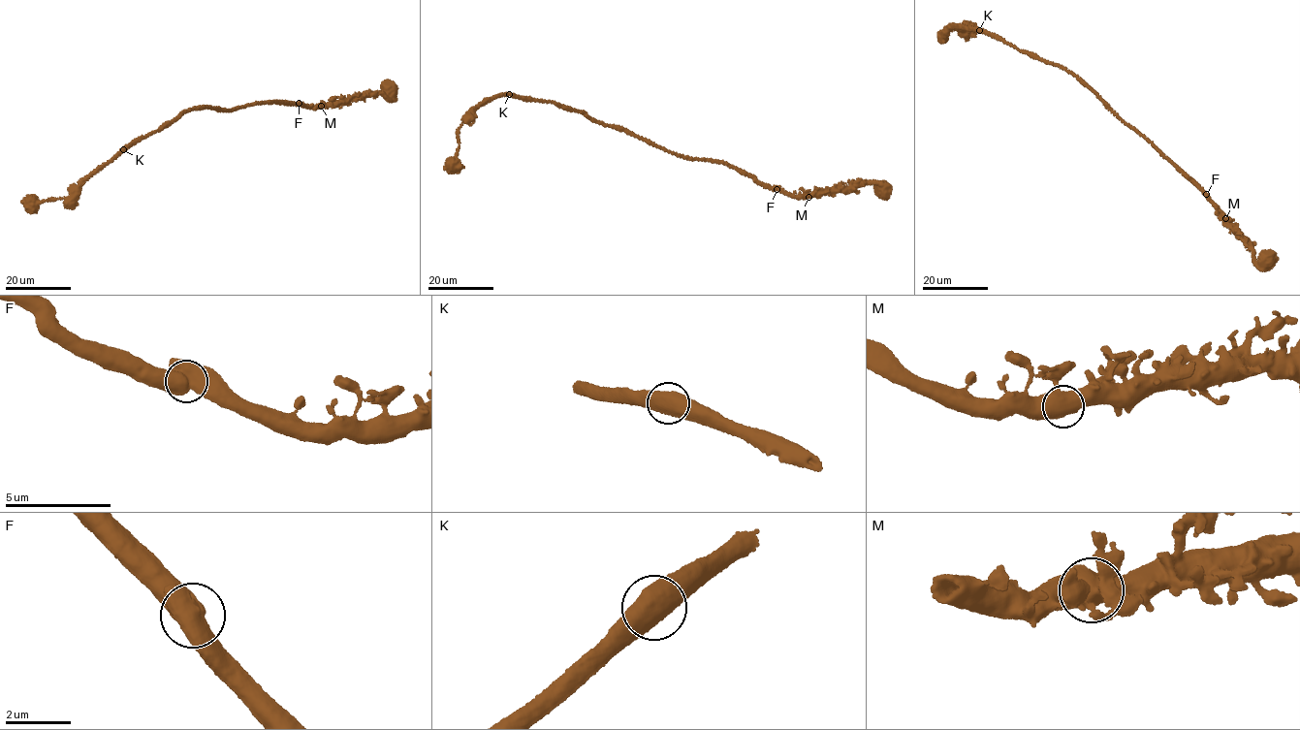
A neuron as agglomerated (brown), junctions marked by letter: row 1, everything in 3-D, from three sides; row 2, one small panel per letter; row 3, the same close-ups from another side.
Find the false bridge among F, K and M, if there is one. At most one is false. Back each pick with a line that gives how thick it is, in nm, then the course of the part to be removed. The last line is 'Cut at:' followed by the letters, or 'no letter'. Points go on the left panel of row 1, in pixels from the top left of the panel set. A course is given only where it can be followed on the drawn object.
Cut at: no letter

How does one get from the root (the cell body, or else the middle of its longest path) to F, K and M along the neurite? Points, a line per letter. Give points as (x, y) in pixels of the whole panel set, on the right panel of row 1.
F: (1266, 261), (1268, 262), (1265, 264), (1256, 264), (1252, 250), (1206, 195)
K: (1266, 261), (1268, 262), (1265, 264), (1256, 264), (1252, 250), (1199, 187), (1073, 75), (979, 30)
M: (1266, 261), (1268, 262), (1265, 264), (1256, 264), (1252, 250), (1225, 218)

